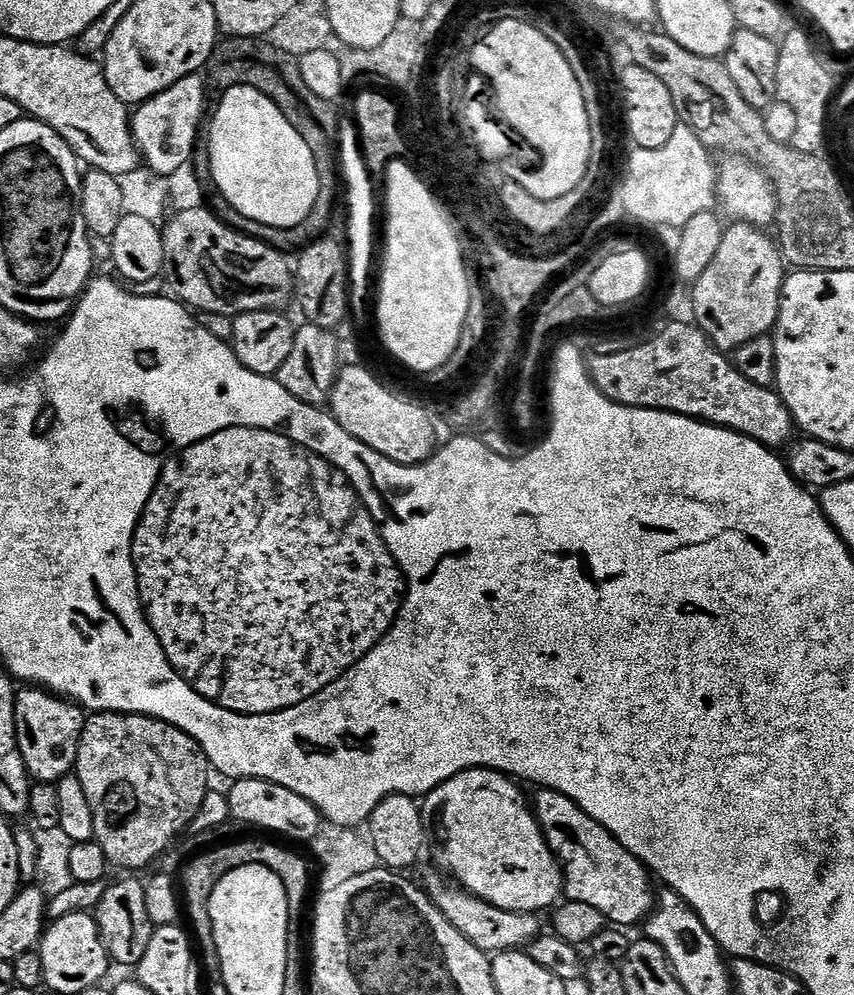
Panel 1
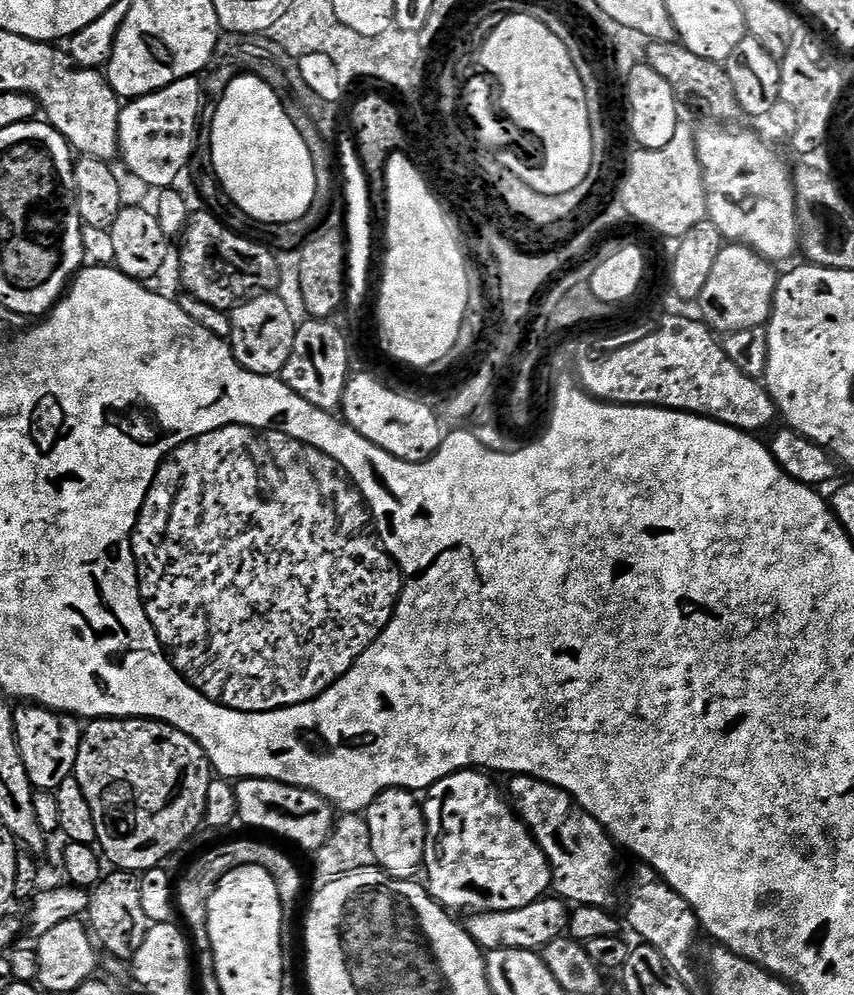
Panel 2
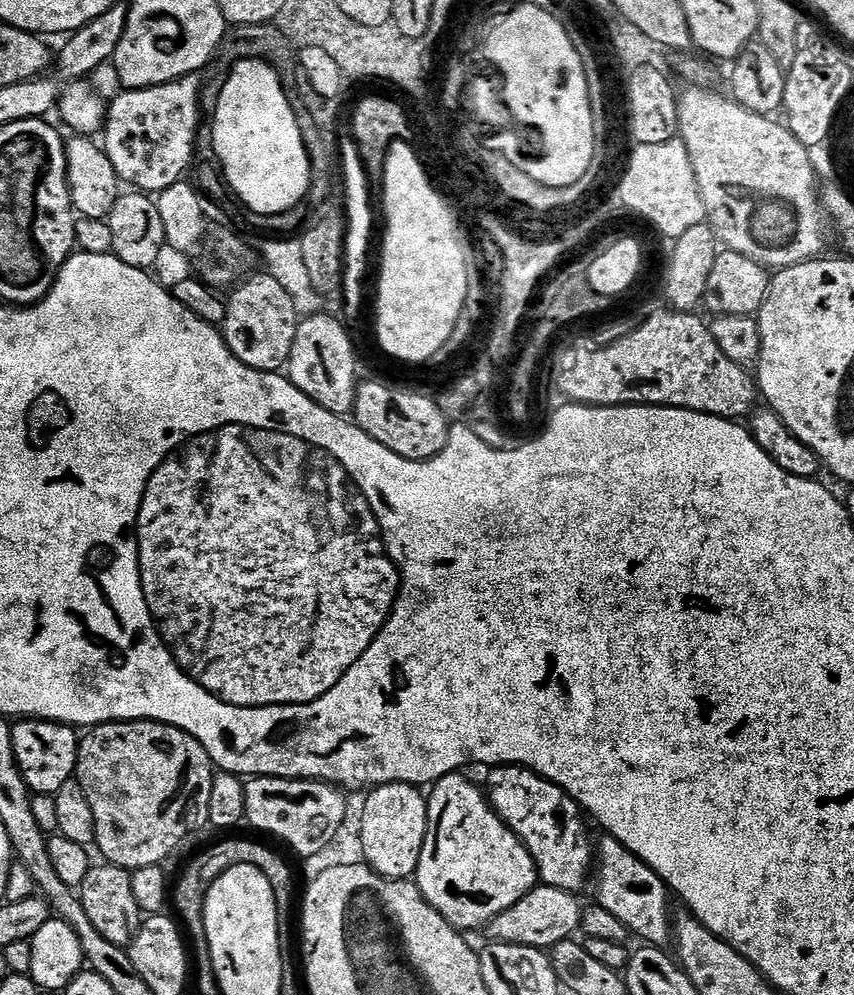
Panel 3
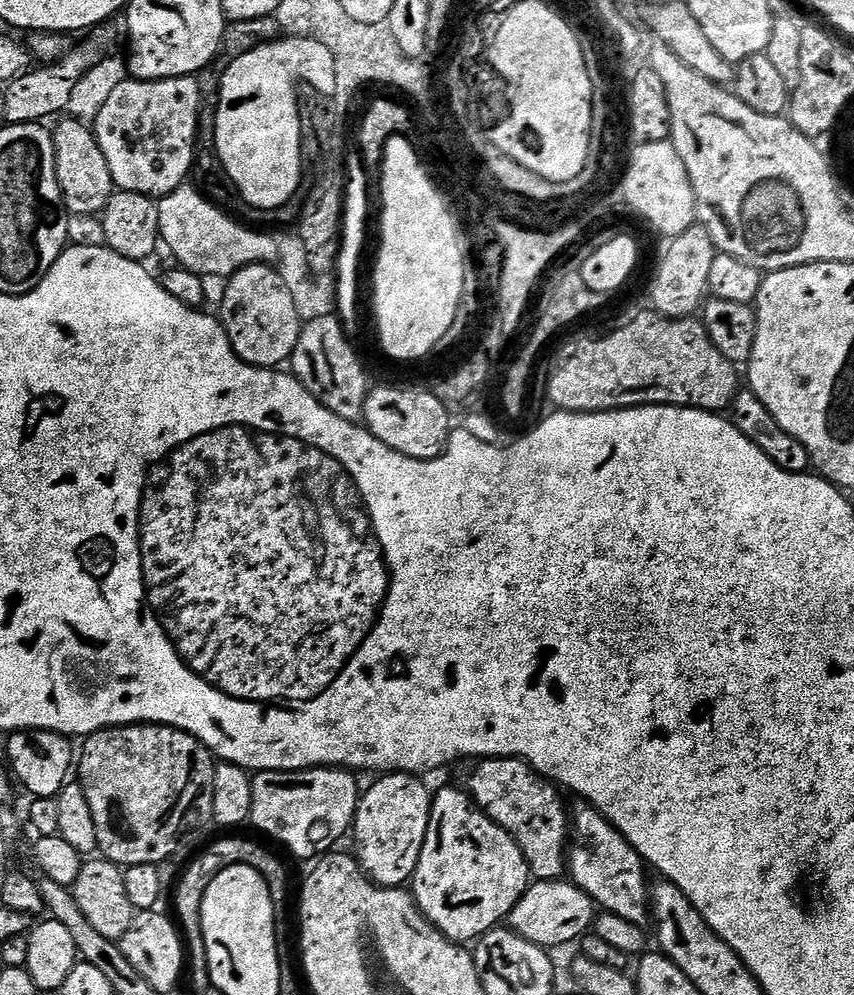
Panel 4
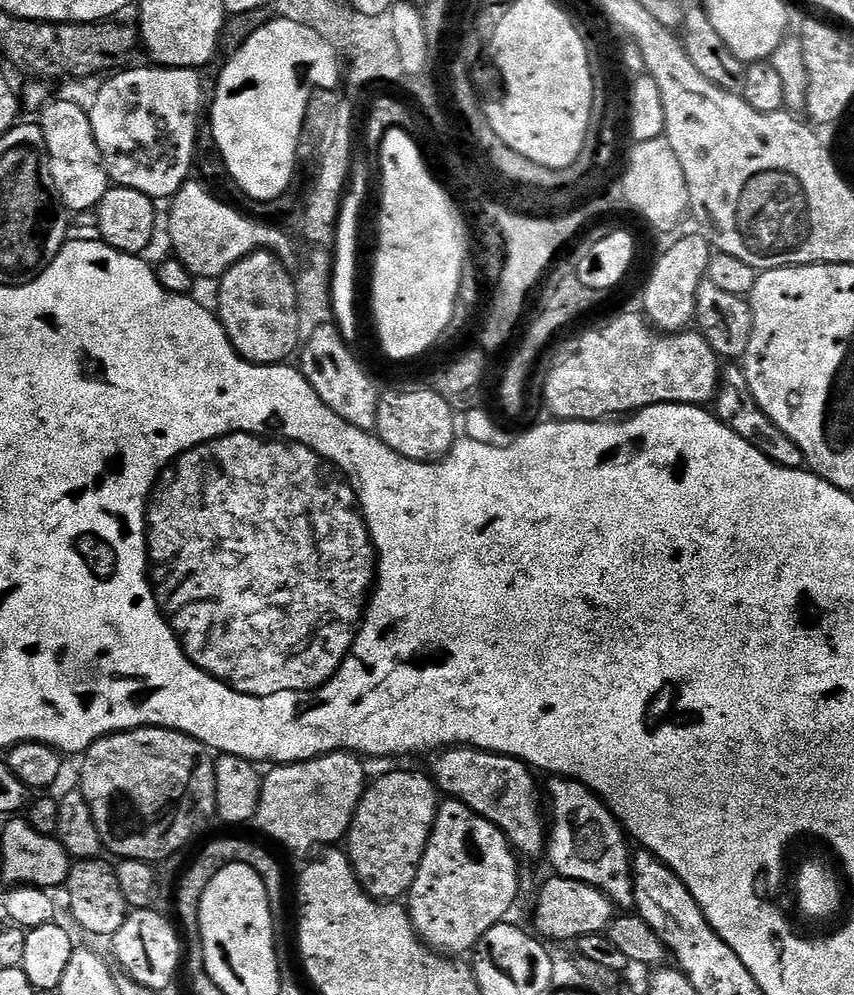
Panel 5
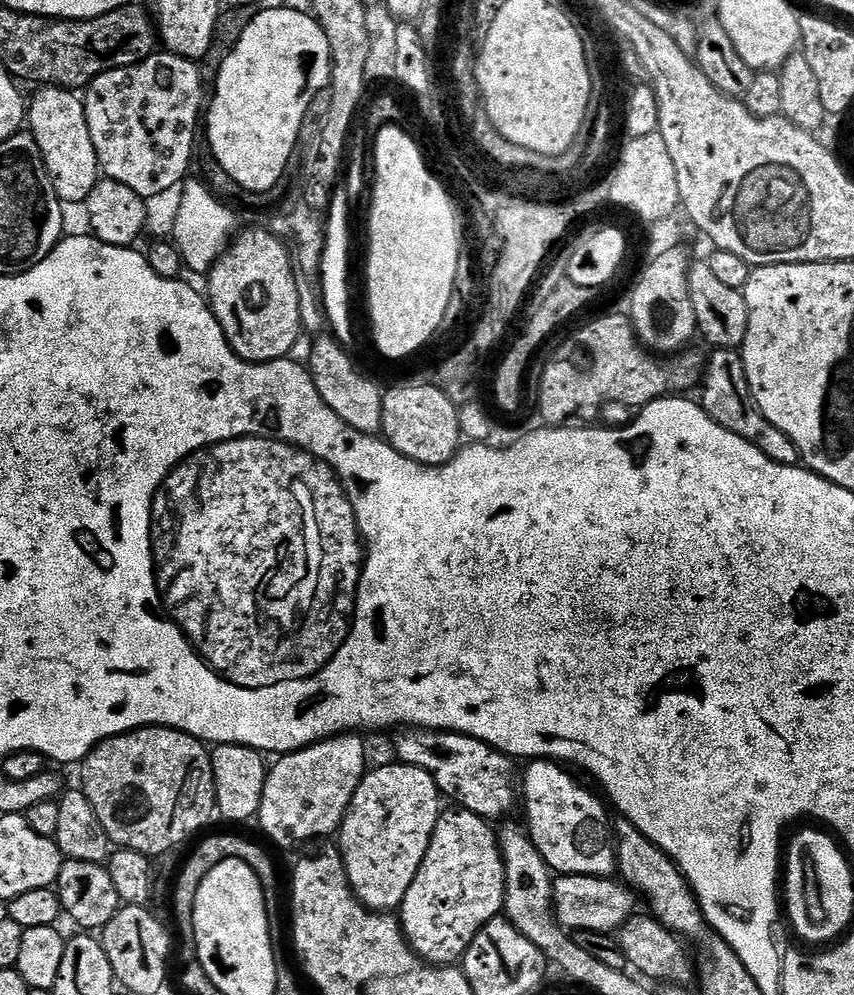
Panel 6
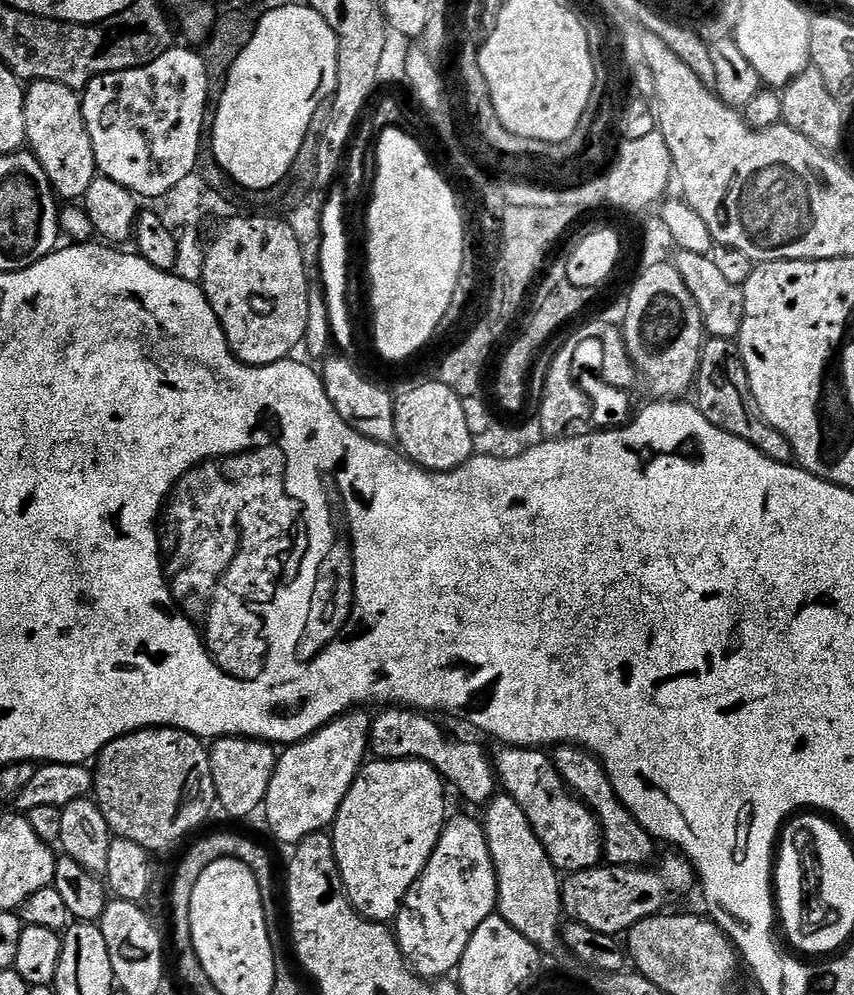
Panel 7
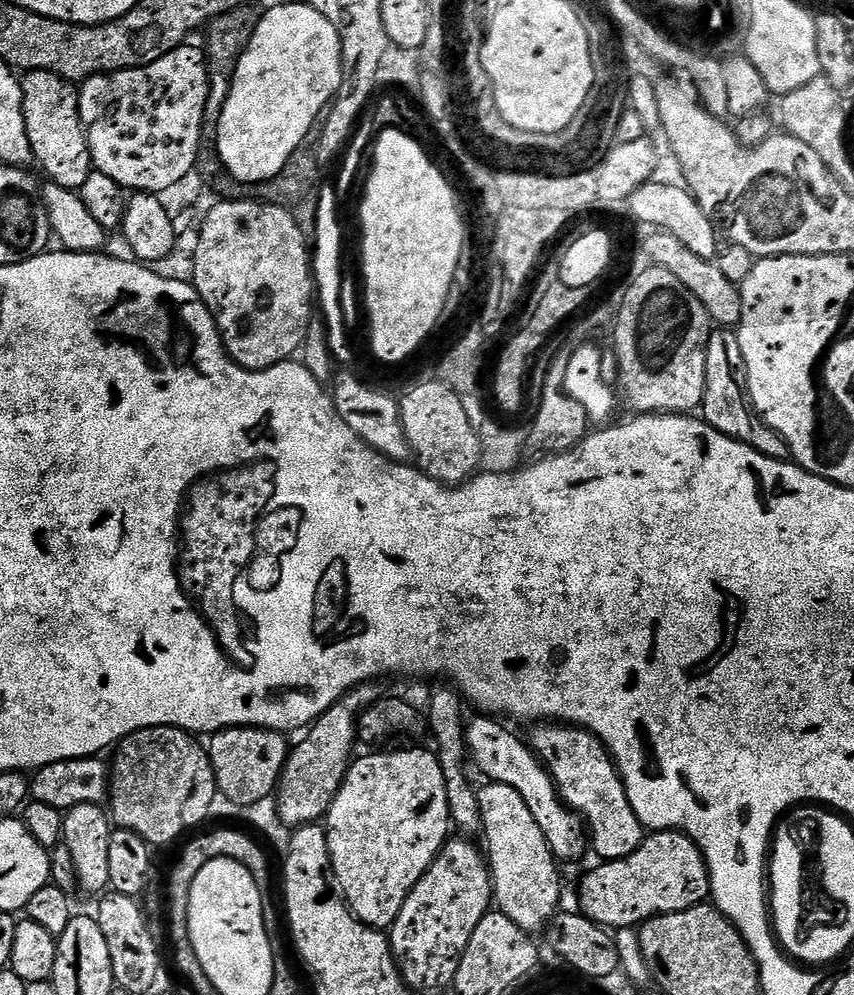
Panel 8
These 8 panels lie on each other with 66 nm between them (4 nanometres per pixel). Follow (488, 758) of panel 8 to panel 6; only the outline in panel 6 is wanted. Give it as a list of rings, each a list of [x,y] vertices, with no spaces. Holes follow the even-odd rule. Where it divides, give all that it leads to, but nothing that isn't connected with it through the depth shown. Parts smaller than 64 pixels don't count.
[[[534,759],[523,767],[522,808],[524,804],[528,815],[526,831],[551,871],[560,876],[615,877],[617,837],[613,821],[608,821],[609,805],[586,785],[579,784],[571,776],[573,773],[557,761]]]

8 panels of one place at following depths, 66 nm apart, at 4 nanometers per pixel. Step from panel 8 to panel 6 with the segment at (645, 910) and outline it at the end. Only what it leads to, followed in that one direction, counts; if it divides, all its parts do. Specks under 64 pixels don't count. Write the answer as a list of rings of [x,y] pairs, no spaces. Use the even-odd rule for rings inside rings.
[[[560,876],[553,886],[557,923],[565,930],[615,933],[637,911],[638,896],[627,884],[603,876]]]

